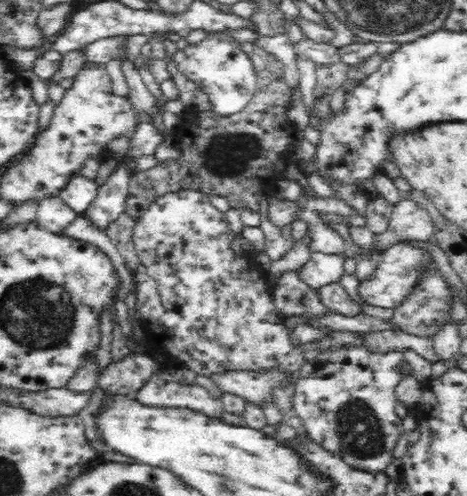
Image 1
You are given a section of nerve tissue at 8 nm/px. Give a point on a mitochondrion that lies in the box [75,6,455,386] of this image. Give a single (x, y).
(225, 153)

